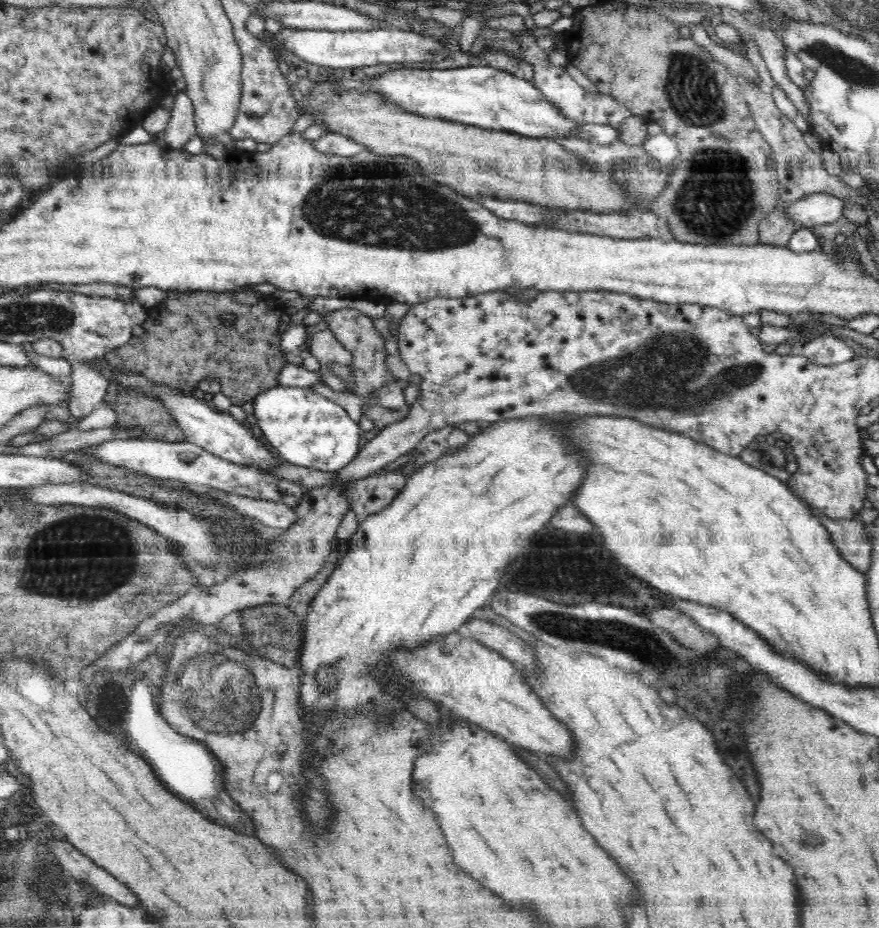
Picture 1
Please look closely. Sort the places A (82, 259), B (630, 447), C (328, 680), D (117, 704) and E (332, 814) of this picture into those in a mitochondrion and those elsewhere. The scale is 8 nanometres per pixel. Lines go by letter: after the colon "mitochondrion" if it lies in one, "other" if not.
A: other
B: other
C: mitochondrion
D: mitochondrion
E: other

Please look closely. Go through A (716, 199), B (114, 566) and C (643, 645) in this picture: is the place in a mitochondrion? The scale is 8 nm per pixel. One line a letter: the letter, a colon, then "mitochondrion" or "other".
A: mitochondrion
B: mitochondrion
C: mitochondrion

